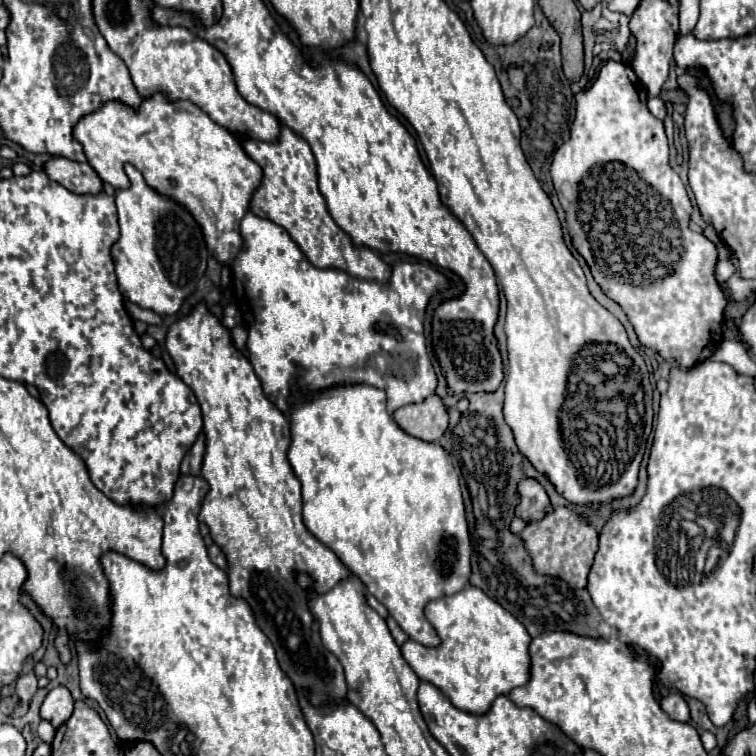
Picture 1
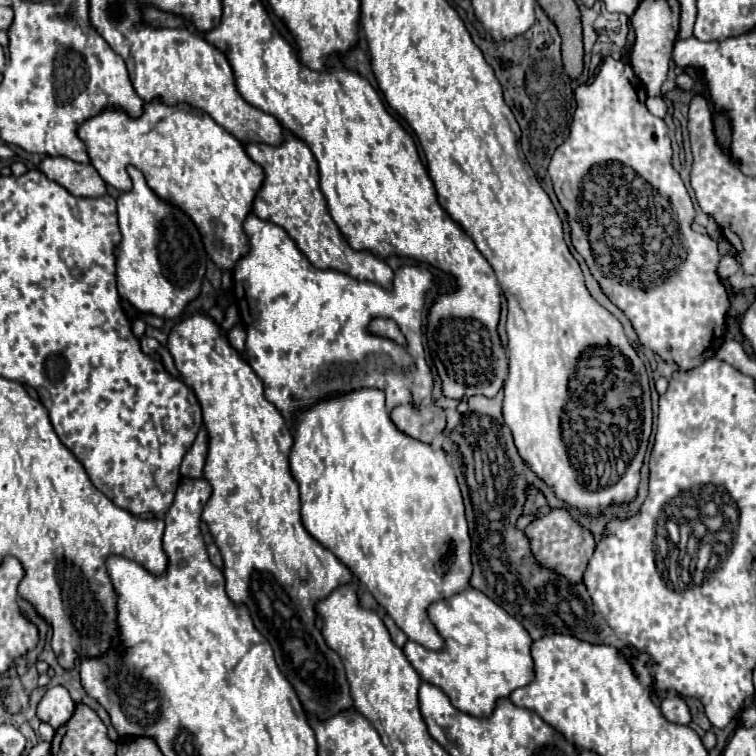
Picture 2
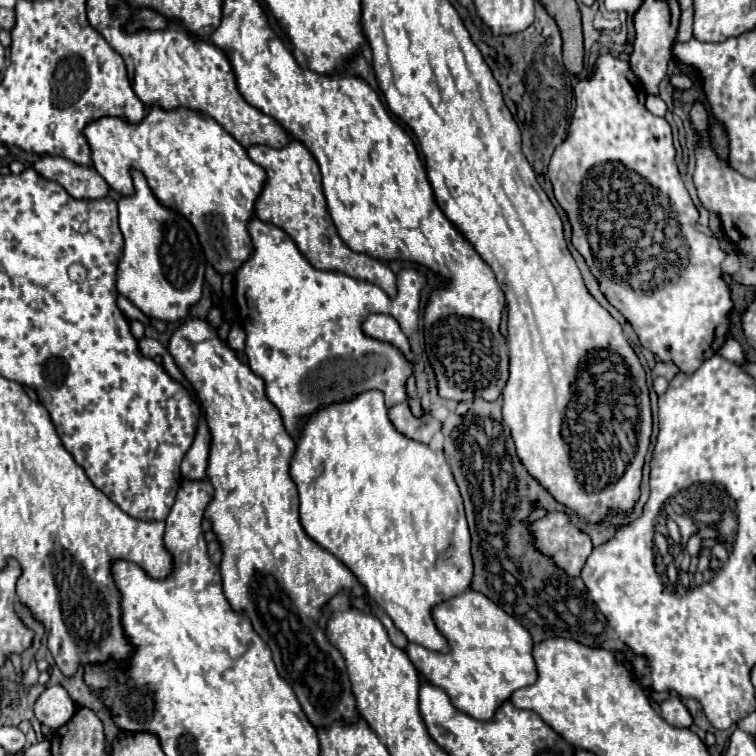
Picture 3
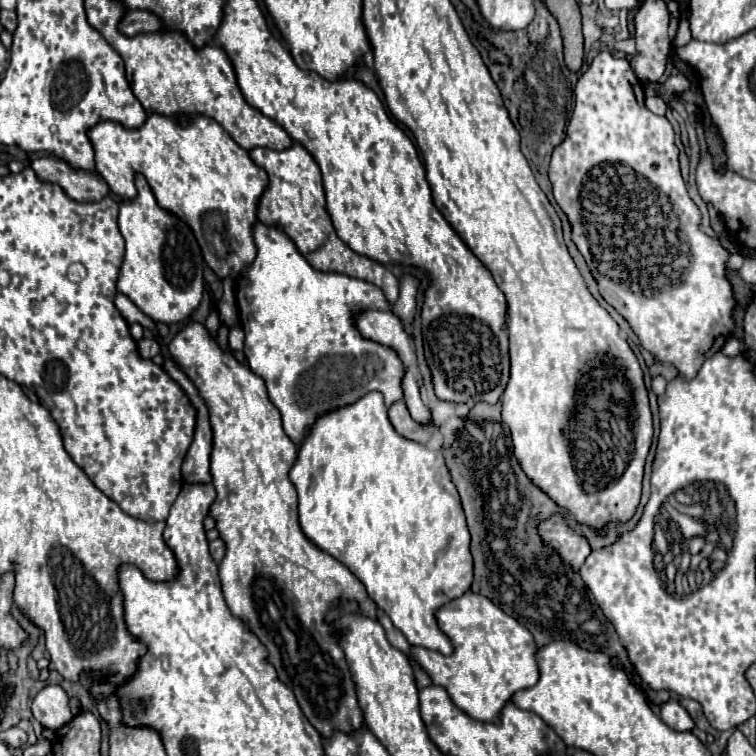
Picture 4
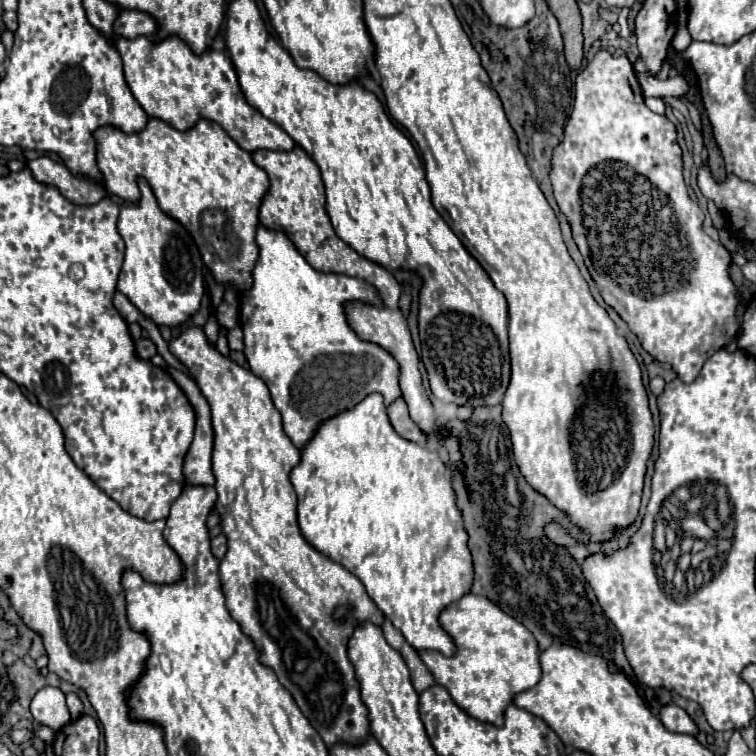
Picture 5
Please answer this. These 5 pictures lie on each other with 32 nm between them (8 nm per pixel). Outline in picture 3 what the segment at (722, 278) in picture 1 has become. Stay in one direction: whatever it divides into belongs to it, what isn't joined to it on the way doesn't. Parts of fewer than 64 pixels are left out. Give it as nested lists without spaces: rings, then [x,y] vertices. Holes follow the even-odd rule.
[[[728,254],[726,258],[724,258],[724,262],[722,262],[722,274],[726,276],[732,276],[732,274],[736,274],[740,270],[740,258],[738,258],[738,254]]]

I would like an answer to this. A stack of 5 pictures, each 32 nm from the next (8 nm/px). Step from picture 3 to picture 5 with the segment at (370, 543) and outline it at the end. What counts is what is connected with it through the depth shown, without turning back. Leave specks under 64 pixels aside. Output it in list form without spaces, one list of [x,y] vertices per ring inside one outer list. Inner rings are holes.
[[[372,392],[362,402],[358,402],[354,408],[344,410],[344,412],[324,420],[316,428],[314,436],[300,450],[300,462],[290,472],[290,480],[292,480],[296,494],[298,494],[298,524],[300,524],[304,538],[318,552],[322,552],[322,554],[330,556],[334,562],[342,564],[346,570],[350,570],[364,584],[368,596],[392,620],[392,624],[404,634],[404,638],[408,640],[410,646],[414,646],[416,650],[440,650],[444,656],[454,656],[454,644],[450,644],[450,636],[446,636],[446,632],[442,632],[442,628],[438,628],[438,612],[442,612],[442,608],[446,608],[446,604],[452,604],[454,600],[462,598],[470,590],[474,572],[472,572],[472,556],[470,556],[470,550],[468,550],[468,532],[464,528],[462,512],[456,504],[456,492],[454,492],[452,482],[450,482],[450,472],[444,466],[440,454],[398,436],[396,430],[392,428],[390,420],[388,420],[388,416],[386,416],[386,406],[382,402],[382,396]]]

